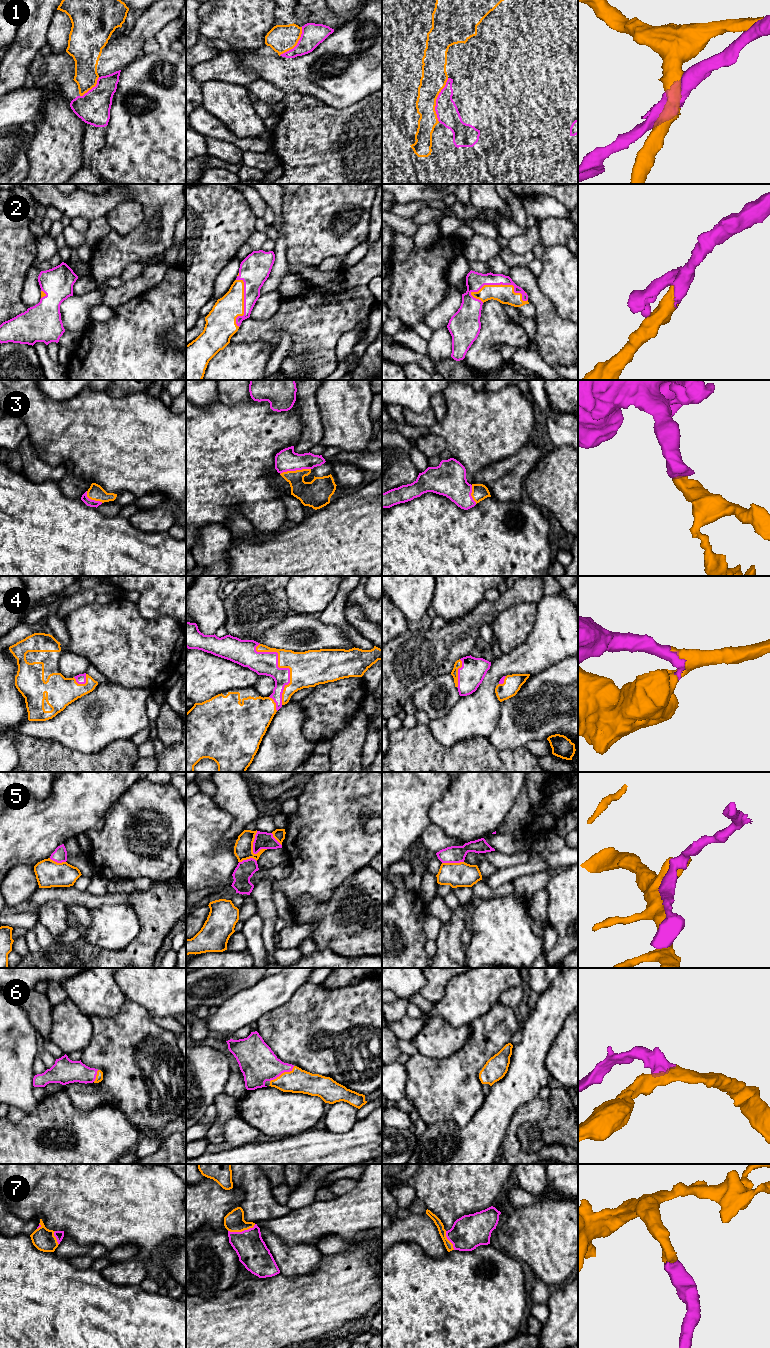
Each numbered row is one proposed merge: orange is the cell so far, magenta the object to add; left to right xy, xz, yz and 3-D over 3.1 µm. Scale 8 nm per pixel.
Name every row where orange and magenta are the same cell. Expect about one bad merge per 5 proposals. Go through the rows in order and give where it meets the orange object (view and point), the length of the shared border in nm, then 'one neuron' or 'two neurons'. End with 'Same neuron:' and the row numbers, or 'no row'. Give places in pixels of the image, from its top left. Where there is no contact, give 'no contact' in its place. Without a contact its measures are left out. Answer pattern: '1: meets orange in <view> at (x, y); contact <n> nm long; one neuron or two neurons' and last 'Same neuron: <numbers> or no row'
1: meets orange in yz at (435, 100); contact 360 nm long; two neurons
2: meets orange in yz at (503, 285); contact 460 nm long; one neuron
3: meets orange in xz at (296, 470); contact 260 nm long; one neuron
4: meets orange in xz at (281, 667); contact 550 nm long; one neuron
5: meets orange in xz at (252, 843); contact 190 nm long; two neurons
6: meets orange in xz at (282, 1073); contact 240 nm long; one neuron
7: meets orange in xz at (241, 1231); contact 240 nm long; one neuron
Same neuron: 2, 3, 4, 6, 7

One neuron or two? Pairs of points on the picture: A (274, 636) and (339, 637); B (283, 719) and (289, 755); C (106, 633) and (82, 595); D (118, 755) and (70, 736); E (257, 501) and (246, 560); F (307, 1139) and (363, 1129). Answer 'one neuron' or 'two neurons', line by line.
A: one neuron
B: one neuron
C: two neurons
D: two neurons
E: two neurons
F: one neuron

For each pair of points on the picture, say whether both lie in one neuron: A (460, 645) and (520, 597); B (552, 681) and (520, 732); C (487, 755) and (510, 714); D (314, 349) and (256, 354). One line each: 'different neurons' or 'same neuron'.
A: same neuron
B: same neuron
C: different neurons
D: different neurons

